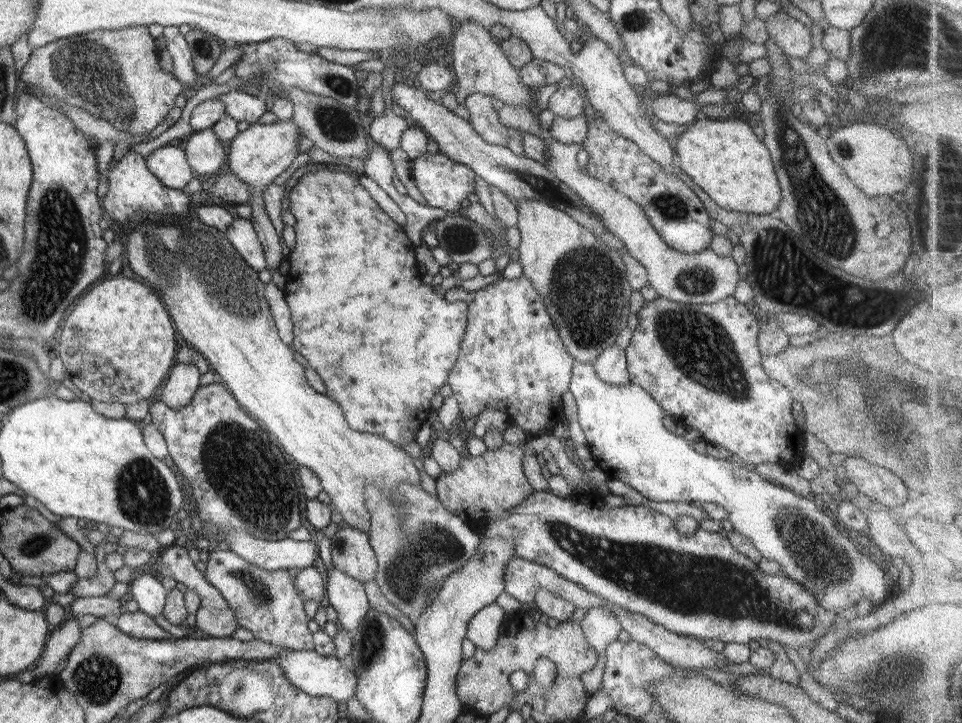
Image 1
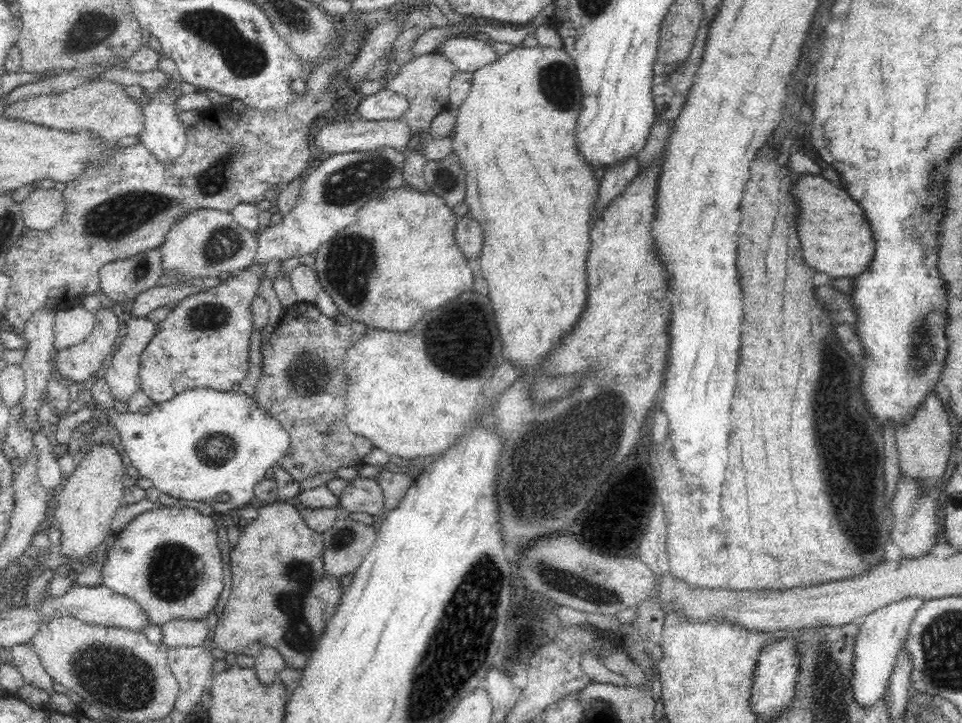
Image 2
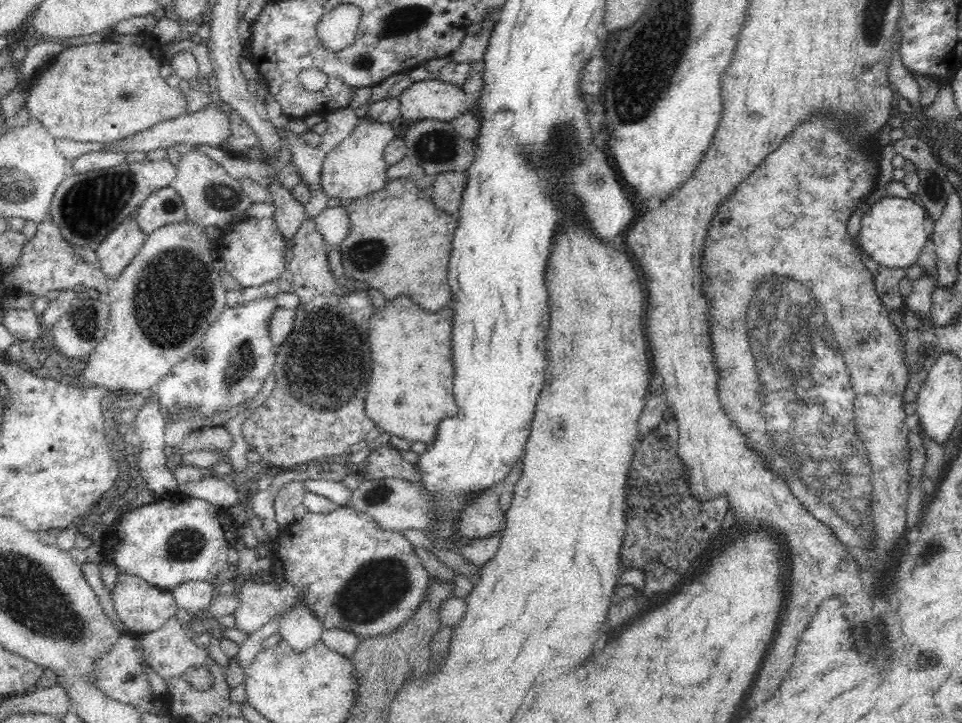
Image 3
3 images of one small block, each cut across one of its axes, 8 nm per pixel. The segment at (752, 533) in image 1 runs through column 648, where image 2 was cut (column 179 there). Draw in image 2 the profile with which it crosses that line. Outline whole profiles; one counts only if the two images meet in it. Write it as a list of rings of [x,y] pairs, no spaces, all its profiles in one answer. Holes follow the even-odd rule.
[[[207,388],[185,390],[166,402],[158,403],[155,408],[151,408],[151,412],[148,415],[130,413],[129,411],[127,413],[116,413],[115,409],[112,408],[109,410],[109,422],[114,424],[116,430],[119,432],[121,445],[126,451],[131,465],[138,471],[139,476],[152,480],[153,487],[164,495],[174,497],[178,500],[206,503],[210,505],[214,513],[220,514],[237,514],[238,510],[252,504],[255,498],[253,496],[254,486],[256,486],[260,480],[264,479],[266,470],[272,468],[274,464],[277,464],[288,448],[288,433],[280,427],[280,423],[272,419],[272,416],[268,415],[268,413],[264,413],[262,409],[256,409],[256,407],[254,407],[253,397],[248,397],[246,394],[242,393],[242,391],[239,391],[239,393],[234,393],[232,391],[216,392]]]

